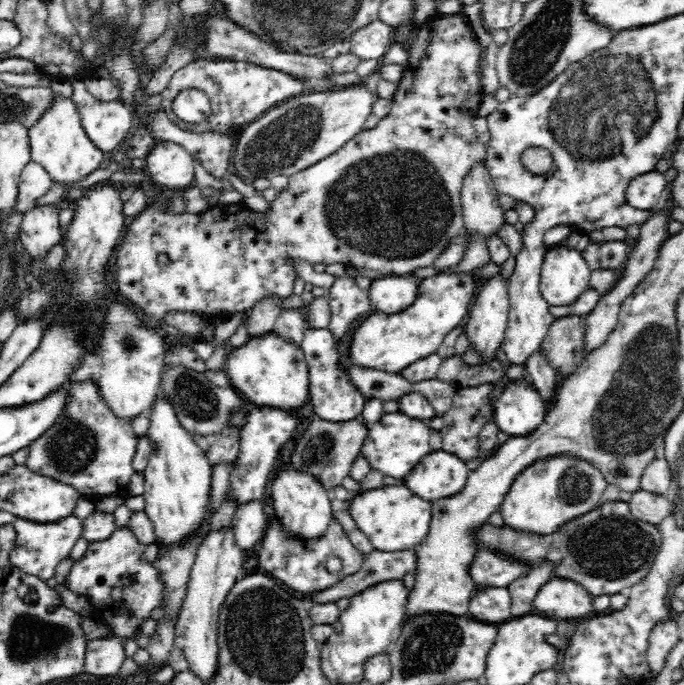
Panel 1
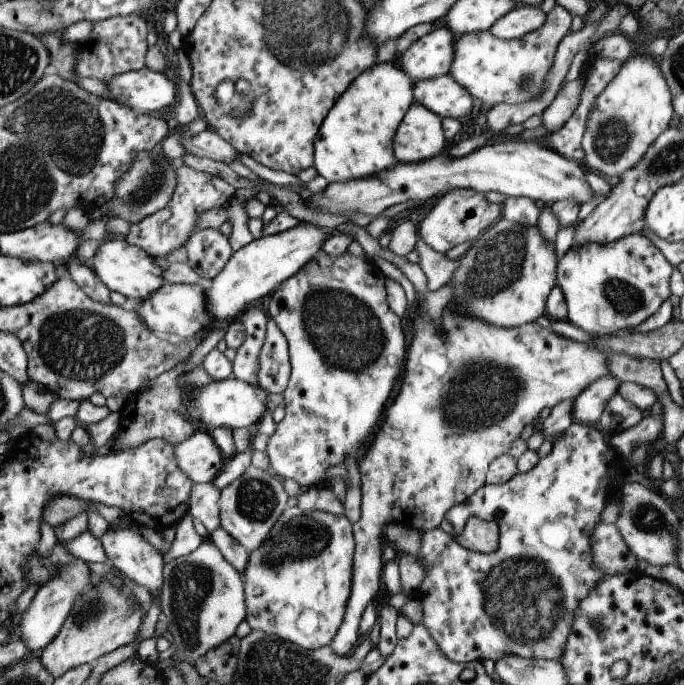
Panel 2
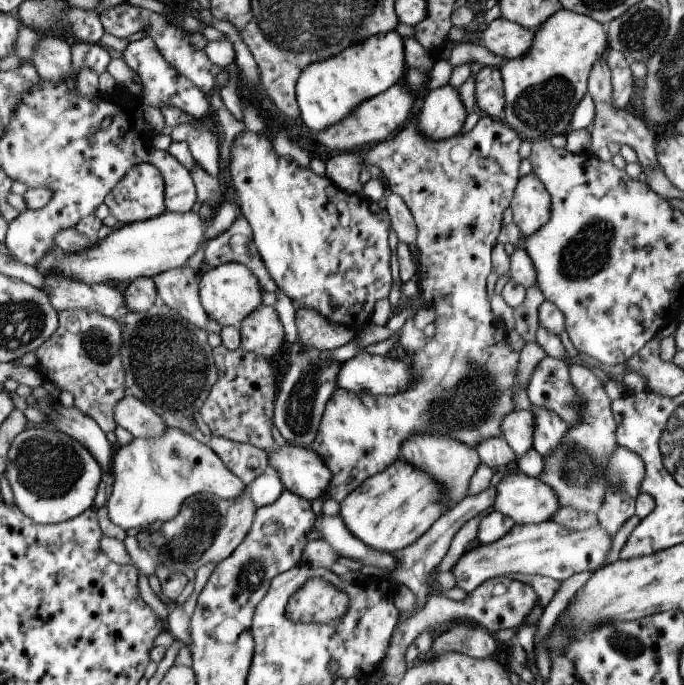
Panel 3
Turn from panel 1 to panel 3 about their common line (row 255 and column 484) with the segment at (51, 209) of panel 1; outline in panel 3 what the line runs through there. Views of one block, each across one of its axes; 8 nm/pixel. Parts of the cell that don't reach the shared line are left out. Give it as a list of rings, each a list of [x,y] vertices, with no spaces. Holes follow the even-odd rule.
[[[499,17],[486,25],[486,29],[480,34],[480,40],[492,54],[510,60],[530,50],[535,31]]]

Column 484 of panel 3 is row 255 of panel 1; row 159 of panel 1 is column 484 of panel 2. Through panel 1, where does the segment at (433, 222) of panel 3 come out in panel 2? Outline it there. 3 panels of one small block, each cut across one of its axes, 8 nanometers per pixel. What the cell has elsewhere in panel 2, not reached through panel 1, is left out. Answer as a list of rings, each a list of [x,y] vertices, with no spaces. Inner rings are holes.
[[[449,303],[441,318],[442,329],[437,329],[428,312],[426,318],[416,322],[414,342],[409,344],[408,358],[404,362],[400,392],[394,404],[386,410],[386,420],[380,425],[382,428],[379,426],[359,462],[361,515],[360,520],[352,525],[356,546],[352,590],[344,620],[330,643],[336,656],[346,656],[356,646],[363,612],[380,590],[385,565],[382,561],[384,528],[392,523],[401,523],[420,533],[438,528],[452,506],[466,502],[485,485],[489,464],[495,458],[509,454],[524,428],[532,425],[544,408],[554,408],[564,400],[574,400],[592,382],[610,374],[610,353],[598,350],[591,343],[562,337],[542,328],[536,321],[518,328],[492,326],[464,310],[456,310],[456,306]]]

